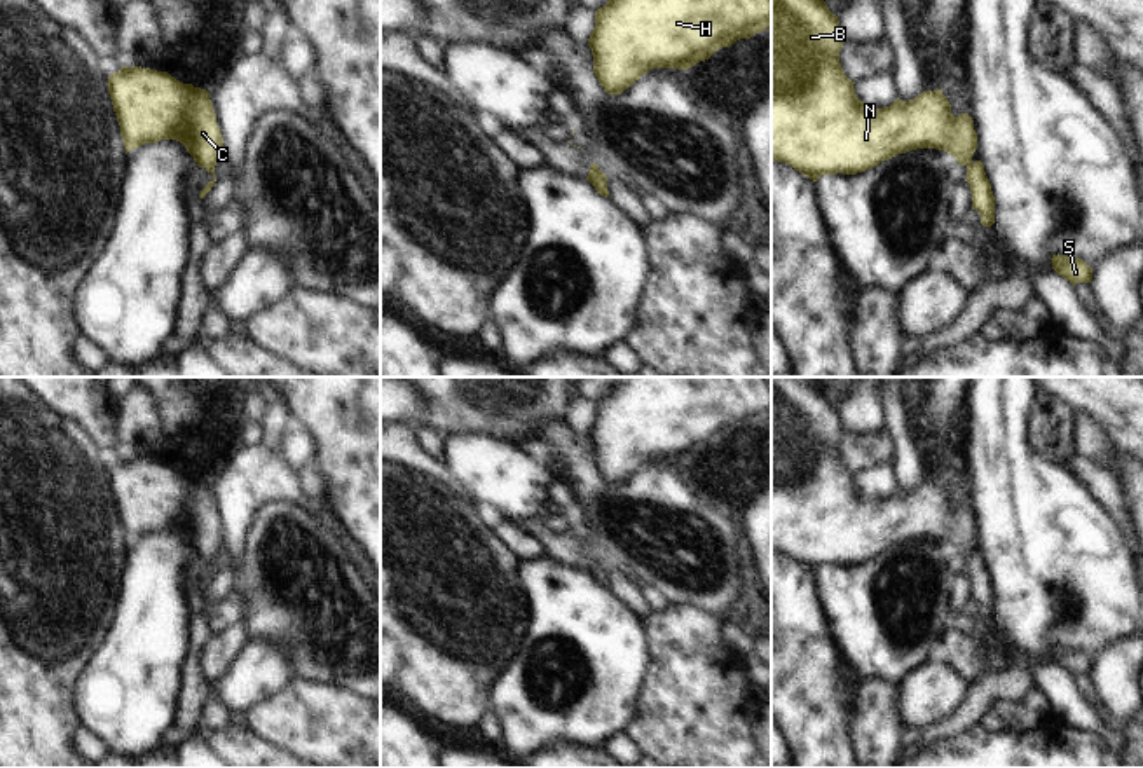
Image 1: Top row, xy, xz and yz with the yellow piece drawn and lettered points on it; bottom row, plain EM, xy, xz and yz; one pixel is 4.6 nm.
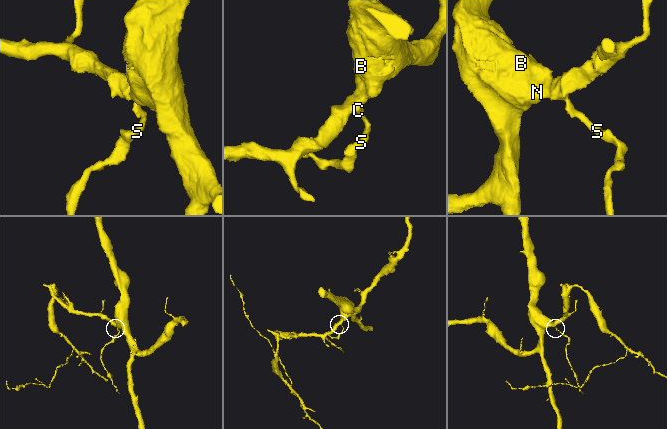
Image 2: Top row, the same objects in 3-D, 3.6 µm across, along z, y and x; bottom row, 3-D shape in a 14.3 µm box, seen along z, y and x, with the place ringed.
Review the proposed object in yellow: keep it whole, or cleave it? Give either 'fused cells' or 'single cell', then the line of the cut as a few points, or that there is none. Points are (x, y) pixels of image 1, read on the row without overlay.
single cell; no cut

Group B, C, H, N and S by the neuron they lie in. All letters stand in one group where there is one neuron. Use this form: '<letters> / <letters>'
B C H N S

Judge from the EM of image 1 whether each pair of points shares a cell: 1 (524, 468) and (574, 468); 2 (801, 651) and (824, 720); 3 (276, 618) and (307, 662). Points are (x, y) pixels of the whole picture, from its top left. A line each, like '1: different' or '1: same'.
1: different
2: same
3: same

